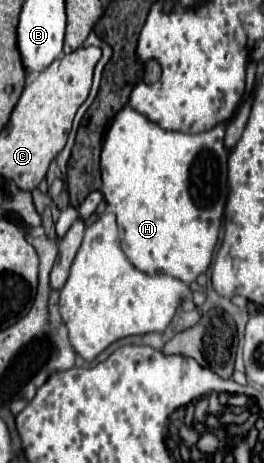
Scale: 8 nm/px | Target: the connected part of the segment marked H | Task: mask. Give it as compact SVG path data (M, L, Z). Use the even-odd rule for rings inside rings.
M128 105L116 115L102 145L102 193L118 219L122 249L136 269L148 275L166 273L184 283L192 283L200 273L208 271L226 203L228 151L224 147L224 131L229 122L220 123L204 133L188 135L164 131Z

